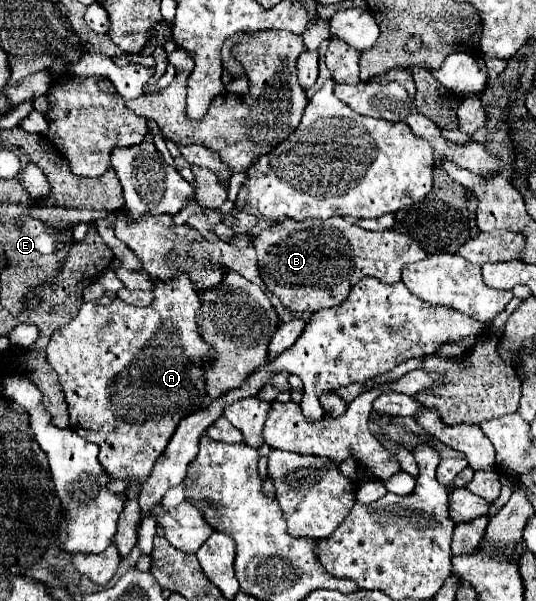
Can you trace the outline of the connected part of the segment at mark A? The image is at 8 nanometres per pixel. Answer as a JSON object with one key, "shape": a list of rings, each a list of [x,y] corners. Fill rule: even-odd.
{"shape":[[[180,273],[170,281],[156,281],[154,277],[152,281],[154,281],[152,305],[134,307],[122,303],[122,299],[114,299],[108,307],[82,303],[78,317],[74,317],[74,321],[58,329],[46,347],[48,363],[60,375],[60,383],[66,393],[70,429],[76,431],[82,439],[96,443],[100,447],[98,461],[110,475],[110,479],[128,481],[126,505],[124,511],[120,513],[118,531],[114,535],[114,543],[122,557],[126,557],[136,543],[136,525],[140,517],[138,507],[140,485],[150,475],[158,455],[164,453],[180,419],[184,419],[190,411],[200,409],[206,397],[202,359],[210,347],[202,341],[196,329],[194,319],[200,305],[192,281],[190,277],[186,277],[186,273]]]}

